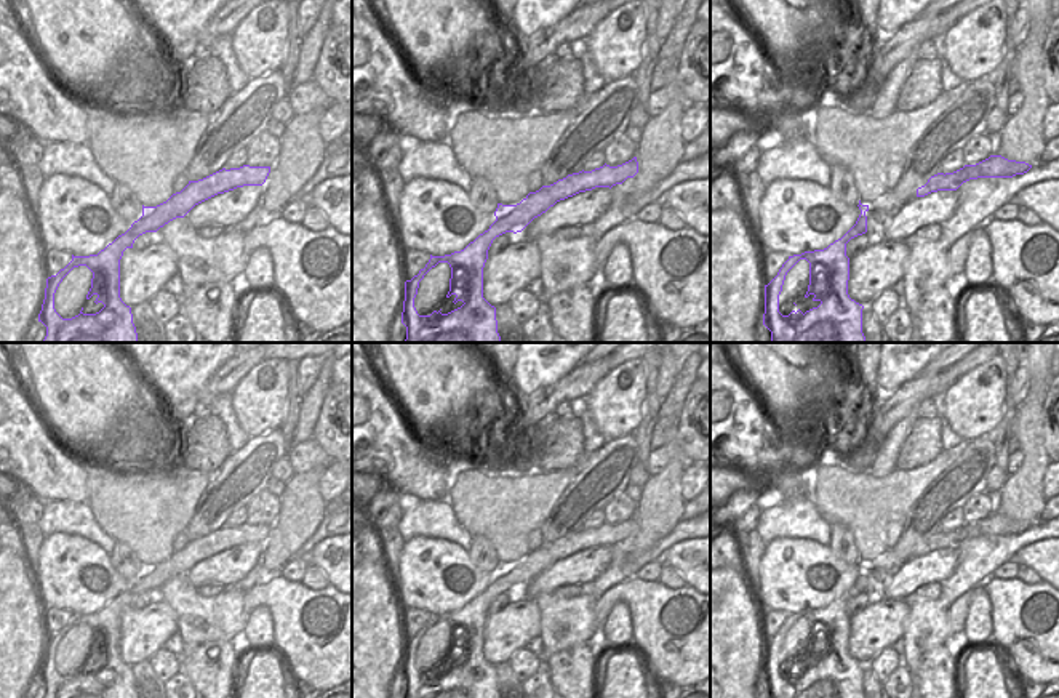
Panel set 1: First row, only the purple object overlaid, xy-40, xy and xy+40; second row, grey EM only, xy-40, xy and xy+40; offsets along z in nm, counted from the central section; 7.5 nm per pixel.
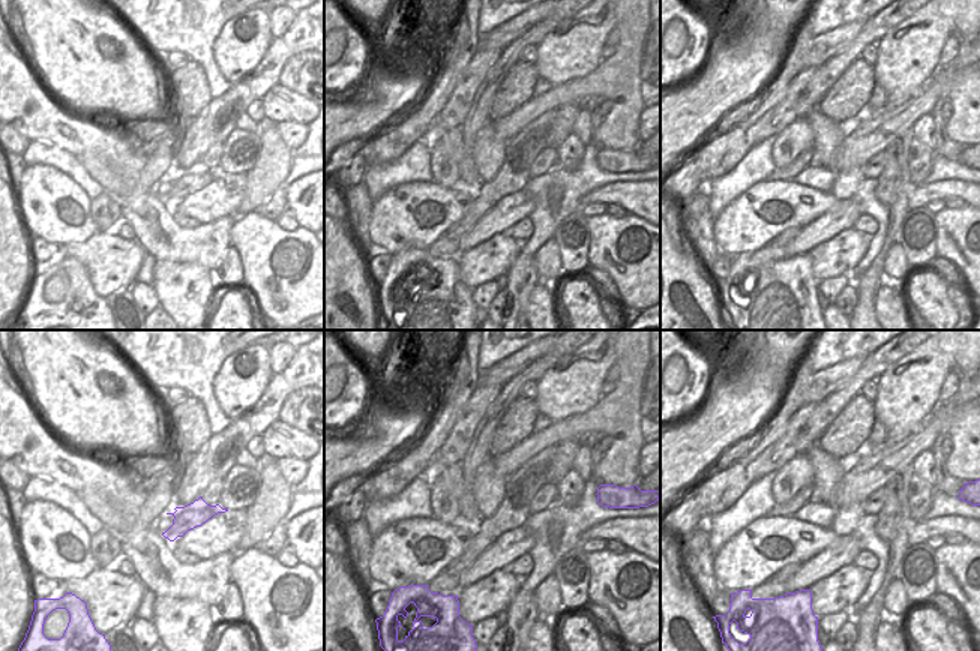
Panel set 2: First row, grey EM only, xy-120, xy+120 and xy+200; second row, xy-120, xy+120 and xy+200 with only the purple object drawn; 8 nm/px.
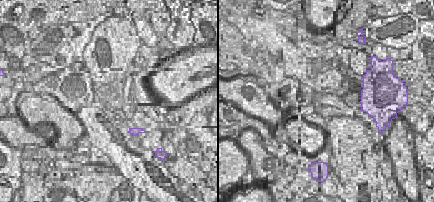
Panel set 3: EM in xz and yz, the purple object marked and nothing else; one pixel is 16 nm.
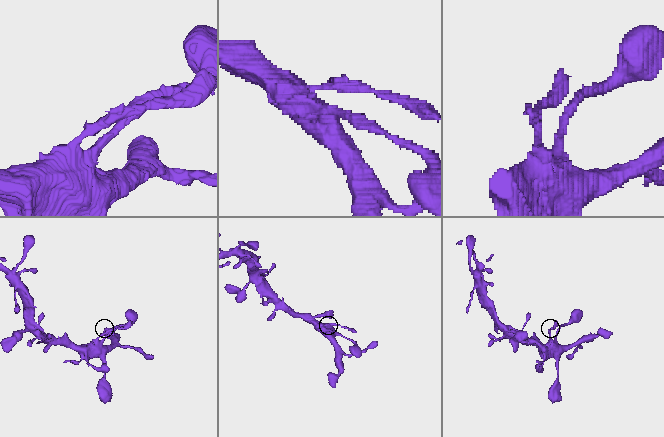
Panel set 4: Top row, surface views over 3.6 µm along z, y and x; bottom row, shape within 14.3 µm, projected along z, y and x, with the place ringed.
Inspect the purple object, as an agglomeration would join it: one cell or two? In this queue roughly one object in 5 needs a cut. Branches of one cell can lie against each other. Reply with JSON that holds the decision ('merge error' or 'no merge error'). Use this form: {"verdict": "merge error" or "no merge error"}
{"verdict": "no merge error"}

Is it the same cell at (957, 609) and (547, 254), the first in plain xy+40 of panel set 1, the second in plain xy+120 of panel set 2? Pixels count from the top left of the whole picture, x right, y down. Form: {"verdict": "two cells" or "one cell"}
{"verdict": "one cell"}

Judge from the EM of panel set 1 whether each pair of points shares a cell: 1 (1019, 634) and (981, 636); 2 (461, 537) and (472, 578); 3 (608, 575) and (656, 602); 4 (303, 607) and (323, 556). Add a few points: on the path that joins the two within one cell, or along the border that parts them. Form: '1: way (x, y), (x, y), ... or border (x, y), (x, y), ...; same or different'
1: border (989, 599), (991, 642); different
2: border (429, 537), (455, 541), (467, 551); different
3: border (634, 575), (615, 583), (597, 599); different
4: border (330, 583), (335, 588); different

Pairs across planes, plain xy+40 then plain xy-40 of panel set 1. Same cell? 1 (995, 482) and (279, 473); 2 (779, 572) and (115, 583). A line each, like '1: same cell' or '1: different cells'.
1: same cell
2: same cell

